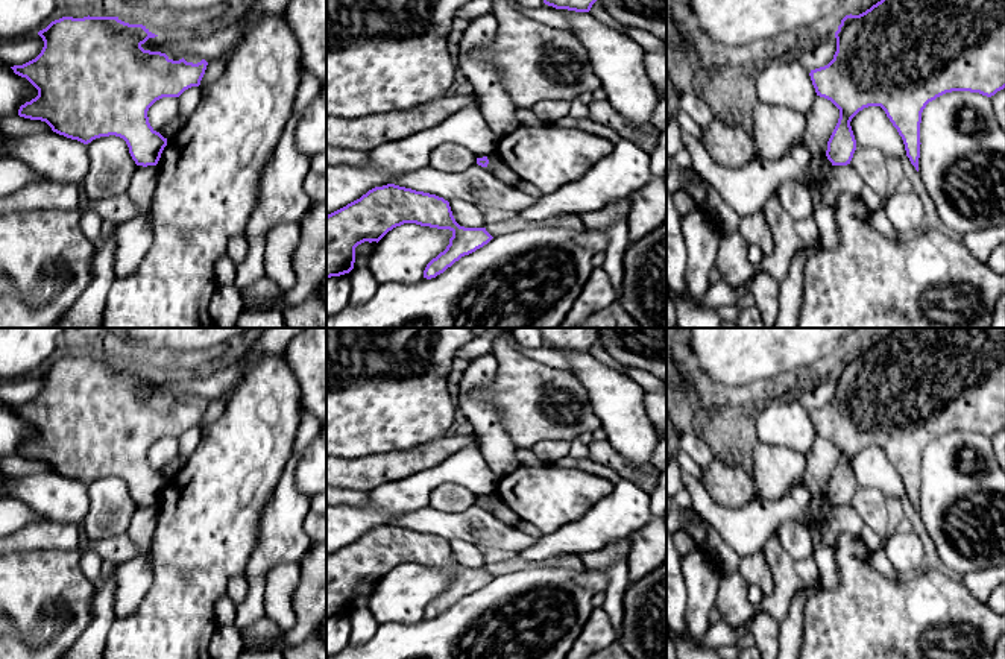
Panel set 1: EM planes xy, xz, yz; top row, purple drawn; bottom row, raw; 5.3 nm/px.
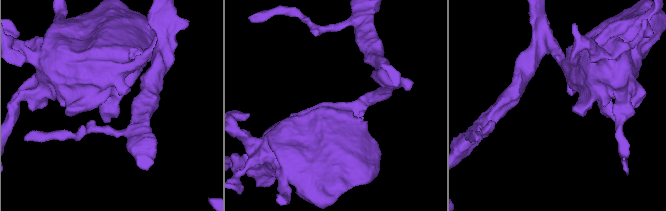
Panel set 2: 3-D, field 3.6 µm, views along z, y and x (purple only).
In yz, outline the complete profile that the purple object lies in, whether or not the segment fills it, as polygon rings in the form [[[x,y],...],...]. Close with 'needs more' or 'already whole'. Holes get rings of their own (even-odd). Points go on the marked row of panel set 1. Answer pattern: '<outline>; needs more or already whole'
[[[881,0],[859,15],[846,15],[835,32],[833,59],[809,76],[817,96],[840,109],[838,123],[827,141],[832,166],[850,164],[856,140],[852,118],[868,106],[881,106],[903,140],[906,156],[918,172],[920,123],[926,105],[952,91],[970,91],[991,97],[1005,88],[1005,0]]]; already whole

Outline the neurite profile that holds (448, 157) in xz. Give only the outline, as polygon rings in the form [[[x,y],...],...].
[[[442,143],[430,152],[428,167],[445,172],[460,173],[477,164],[477,156],[455,143]]]

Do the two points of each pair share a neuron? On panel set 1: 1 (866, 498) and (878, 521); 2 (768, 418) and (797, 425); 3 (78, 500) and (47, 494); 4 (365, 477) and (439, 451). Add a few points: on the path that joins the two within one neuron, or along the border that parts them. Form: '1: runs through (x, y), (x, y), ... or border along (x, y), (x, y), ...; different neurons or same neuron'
1: runs through (870, 504), (875, 515); same neuron
2: runs through (776, 418), (790, 425); same neuron
3: runs through (70, 500), (55, 497); same neuron
4: runs through (383, 468), (421, 457); same neuron

